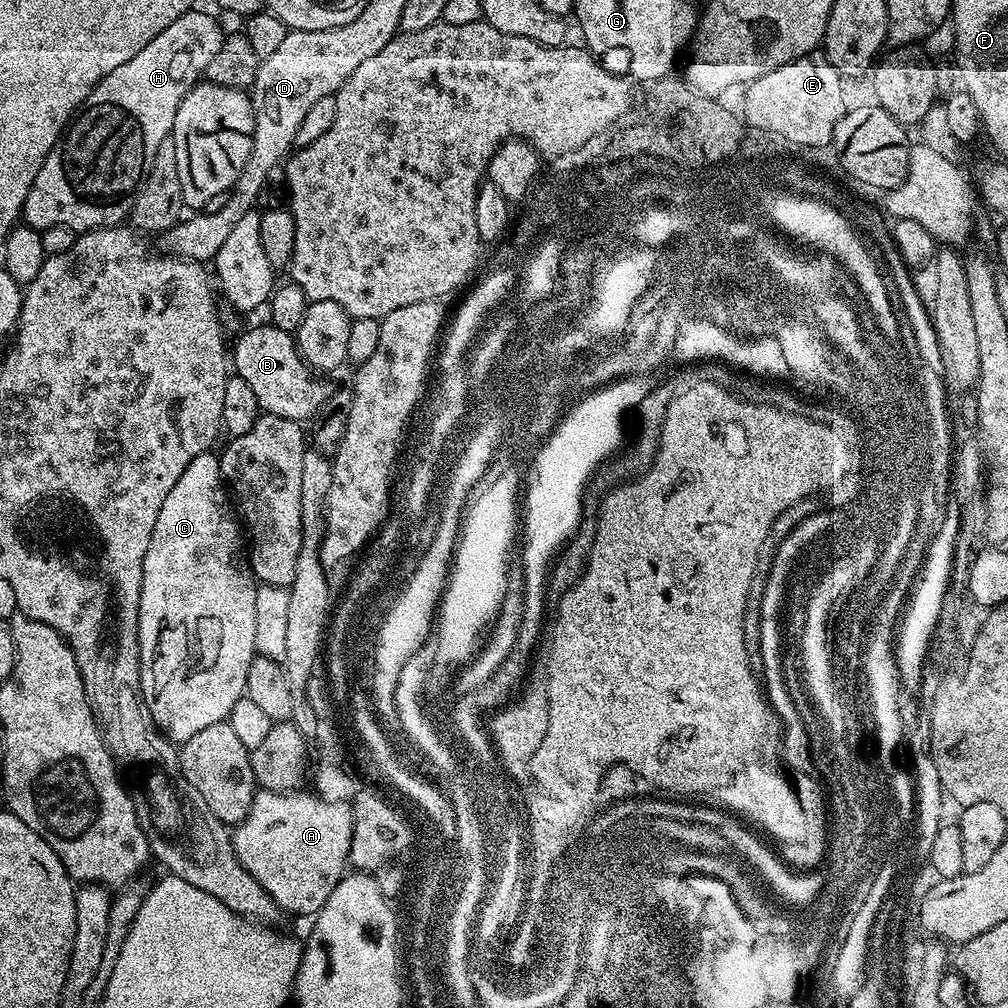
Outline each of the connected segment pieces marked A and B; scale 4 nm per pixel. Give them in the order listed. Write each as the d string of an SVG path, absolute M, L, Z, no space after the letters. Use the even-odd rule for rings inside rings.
M257 791L255 798L252 800L250 810L246 814L246 818L235 825L231 829L231 833L234 854L238 854L238 862L242 862L242 866L254 877L258 882L258 886L262 886L262 890L266 890L266 894L270 894L270 898L274 898L274 902L280 907L281 913L288 914L288 912L293 912L296 916L308 916L307 918L312 918L320 911L320 907L326 902L326 898L330 898L330 894L334 890L334 886L339 882L340 877L349 871L350 861L348 855L350 854L350 842L352 841L352 809L345 801L326 800L317 794L313 794L311 791L309 791L310 793L304 791Z
M270 322L242 333L236 340L236 349L231 349L230 360L235 375L241 376L254 390L261 413L304 422L307 416L319 413L330 395L330 387L324 381L327 379L314 374L301 358L293 333L278 330Z

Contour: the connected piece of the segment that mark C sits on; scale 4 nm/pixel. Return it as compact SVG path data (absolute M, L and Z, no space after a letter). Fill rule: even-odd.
M212 450L198 454L198 458L194 458L194 462L186 466L186 470L182 470L182 478L174 482L170 494L166 494L166 502L162 502L162 510L158 510L158 522L154 522L154 534L150 534L150 546L146 546L146 558L142 562L142 594L138 614L140 689L157 729L173 742L189 740L194 738L194 734L198 734L198 730L206 730L206 726L214 726L227 721L230 710L234 710L234 702L245 699L247 674L252 660L258 655L254 638L254 598L258 581L252 575L246 555L246 540L242 535L241 525L234 519L234 508L225 488L225 481L220 475L219 455Z

